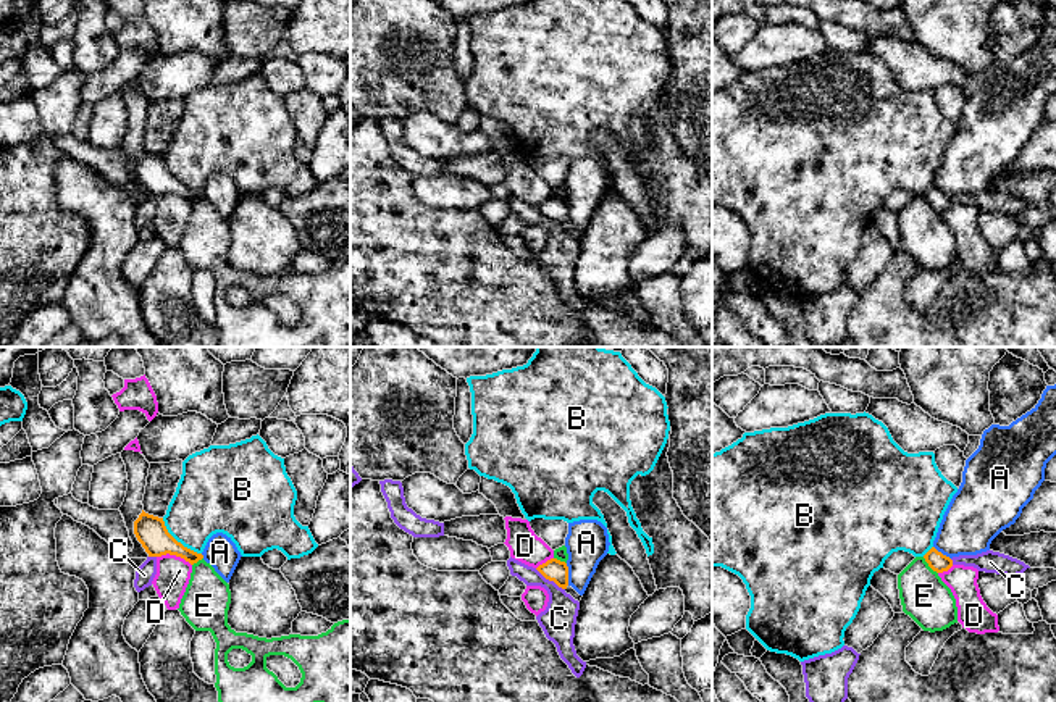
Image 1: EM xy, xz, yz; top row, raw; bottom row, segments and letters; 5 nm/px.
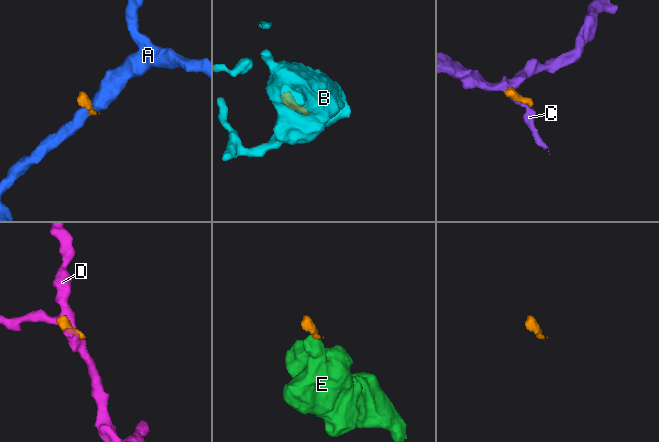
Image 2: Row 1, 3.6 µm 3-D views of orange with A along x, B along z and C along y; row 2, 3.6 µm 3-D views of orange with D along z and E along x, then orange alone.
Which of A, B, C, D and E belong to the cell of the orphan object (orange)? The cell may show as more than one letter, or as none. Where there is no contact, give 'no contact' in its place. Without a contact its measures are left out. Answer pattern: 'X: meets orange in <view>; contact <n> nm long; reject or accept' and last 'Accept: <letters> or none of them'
A: meets orange in xz; contact 110 nm long; reject
B: meets orange in xy; contact 260 nm long; reject
C: meets orange in xz; contact 190 nm long; reject
D: meets orange in xy; contact 180 nm long; reject
E: meets orange in yz; contact 120 nm long; reject
Accept: none of them

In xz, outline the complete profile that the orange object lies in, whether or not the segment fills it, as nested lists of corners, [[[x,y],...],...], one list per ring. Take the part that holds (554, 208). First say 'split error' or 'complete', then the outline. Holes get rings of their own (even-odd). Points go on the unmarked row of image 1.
split error; [[[551,197],[546,202],[536,207],[546,218],[554,219],[559,226],[562,226],[567,232],[570,232],[575,239],[581,239],[580,234],[570,223],[568,223],[568,205],[565,200],[557,197]]]

